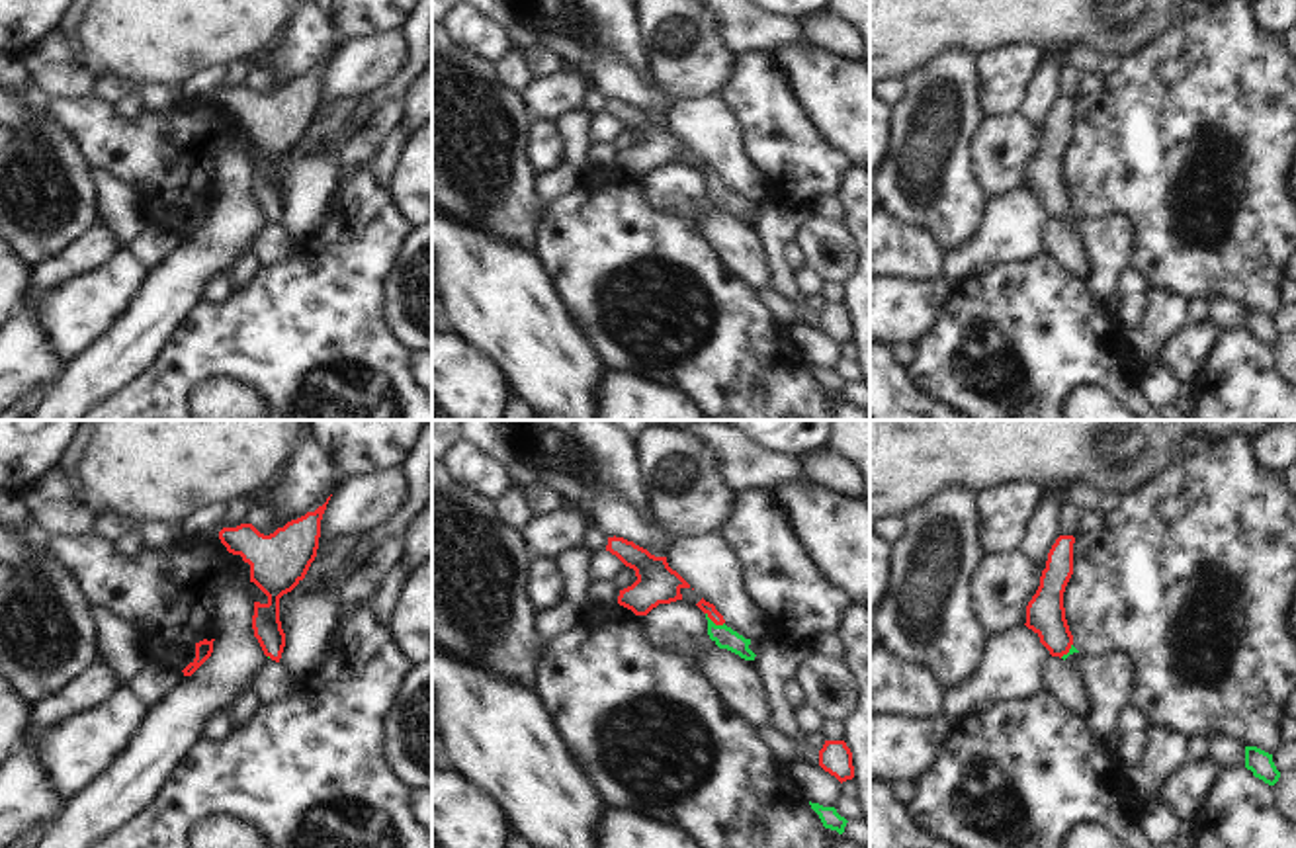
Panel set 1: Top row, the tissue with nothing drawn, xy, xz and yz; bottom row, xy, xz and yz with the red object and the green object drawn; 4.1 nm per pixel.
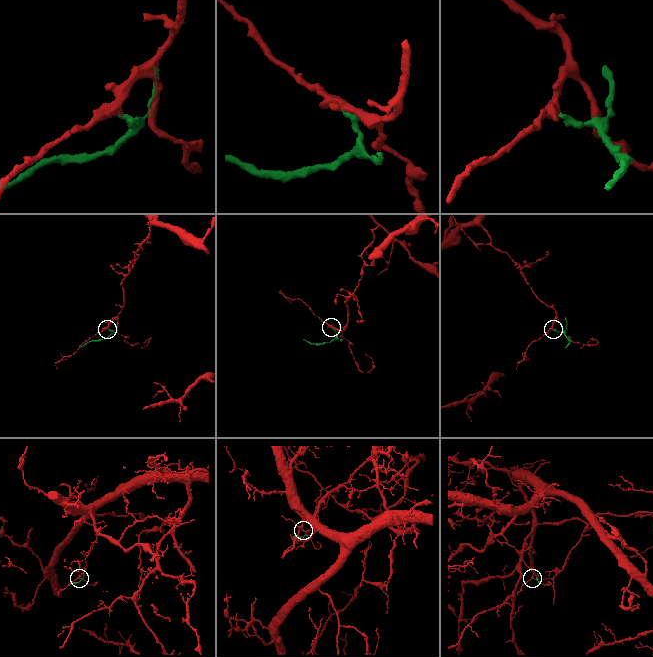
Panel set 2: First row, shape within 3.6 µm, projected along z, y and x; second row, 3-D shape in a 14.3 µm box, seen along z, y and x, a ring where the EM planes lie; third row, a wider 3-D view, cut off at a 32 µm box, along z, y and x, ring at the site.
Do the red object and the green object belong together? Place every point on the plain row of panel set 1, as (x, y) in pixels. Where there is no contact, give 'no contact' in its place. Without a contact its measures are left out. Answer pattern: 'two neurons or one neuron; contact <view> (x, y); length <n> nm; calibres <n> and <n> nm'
one neuron; contact xz (714, 184); length 90 nm; calibres 50 and 90 nm

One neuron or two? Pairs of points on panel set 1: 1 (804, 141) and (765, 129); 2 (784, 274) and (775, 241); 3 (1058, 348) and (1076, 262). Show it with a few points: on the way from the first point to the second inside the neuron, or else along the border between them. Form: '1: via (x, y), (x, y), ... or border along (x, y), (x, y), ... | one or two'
1: via (794, 141), (775, 129) | one
2: via (780, 266), (775, 249) | one
3: border along (1042, 251), (1056, 256), (1083, 282) | two

